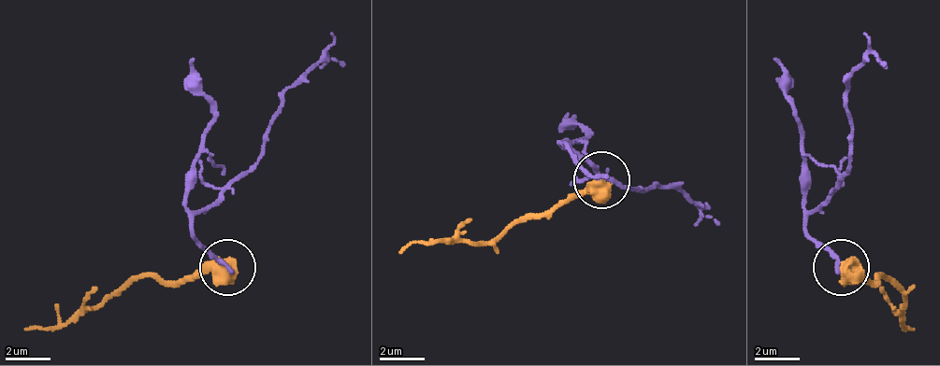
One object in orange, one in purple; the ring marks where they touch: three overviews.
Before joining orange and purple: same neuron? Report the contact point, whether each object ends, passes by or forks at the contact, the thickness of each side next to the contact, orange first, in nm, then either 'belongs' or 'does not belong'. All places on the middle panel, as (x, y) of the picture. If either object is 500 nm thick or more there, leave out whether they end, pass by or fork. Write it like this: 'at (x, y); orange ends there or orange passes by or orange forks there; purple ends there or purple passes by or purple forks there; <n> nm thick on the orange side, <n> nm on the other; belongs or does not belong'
at (601, 179); 800 nm thick on the orange side, 200 nm on the other; does not belong

